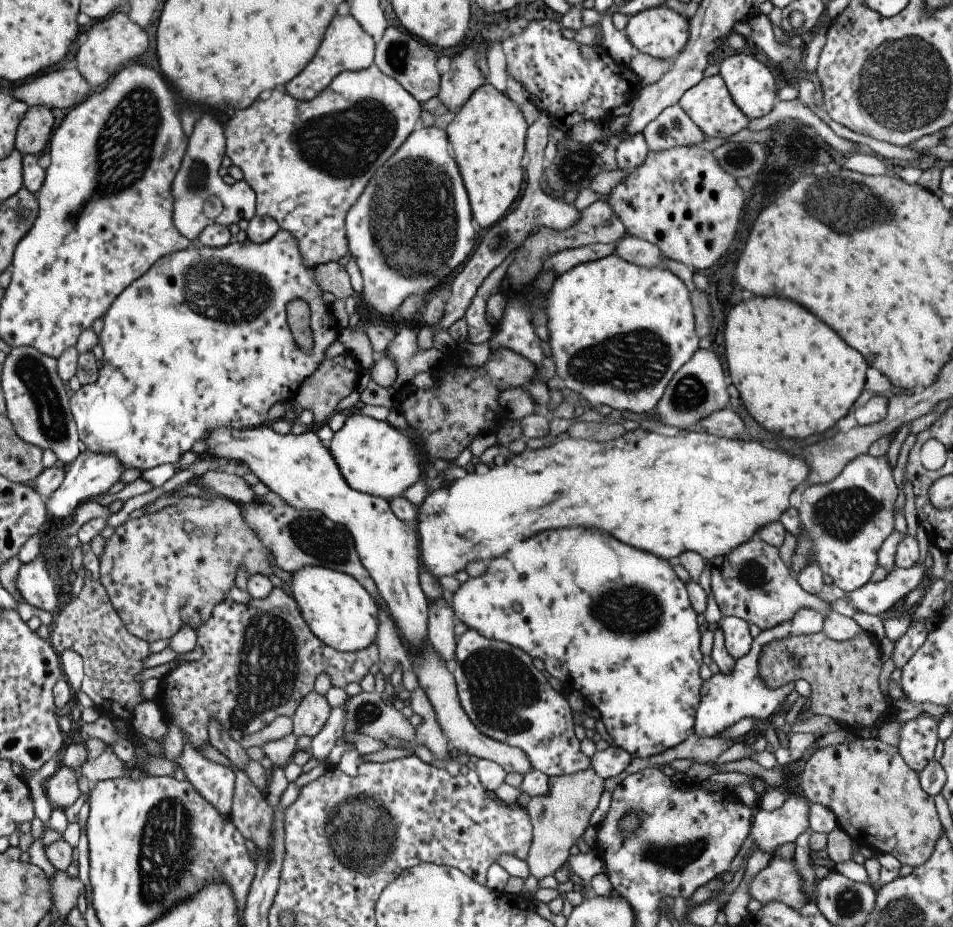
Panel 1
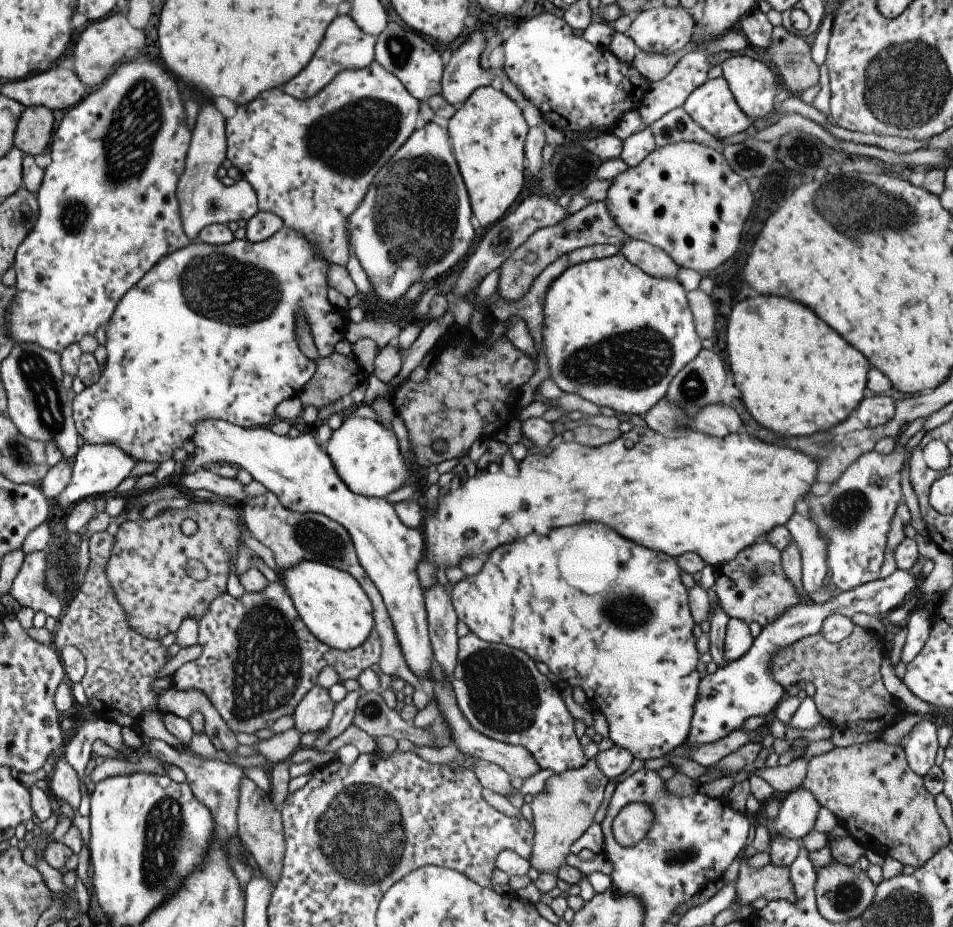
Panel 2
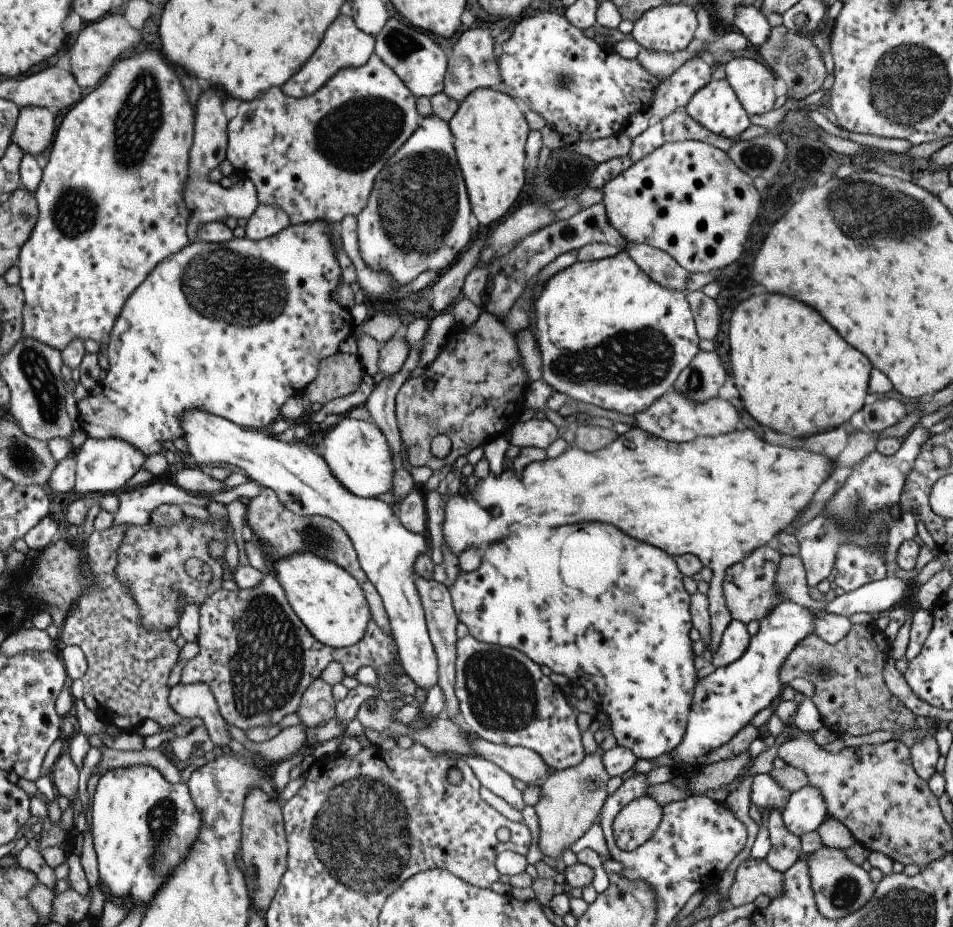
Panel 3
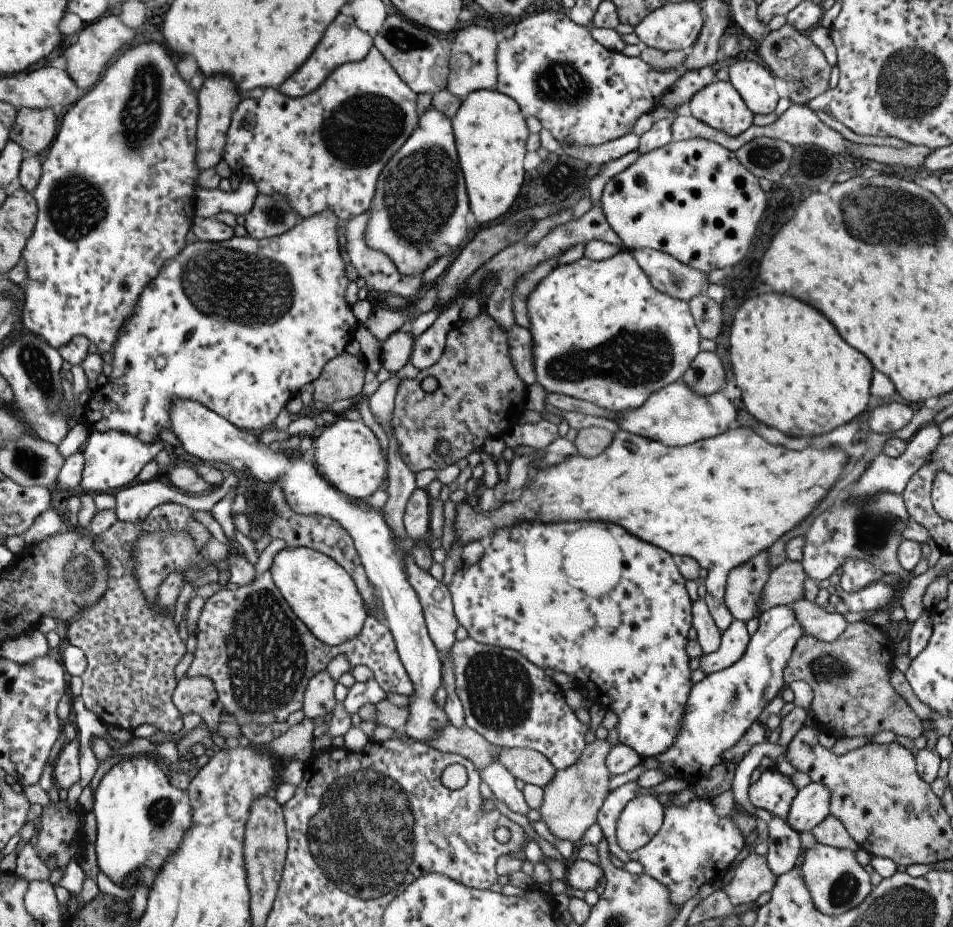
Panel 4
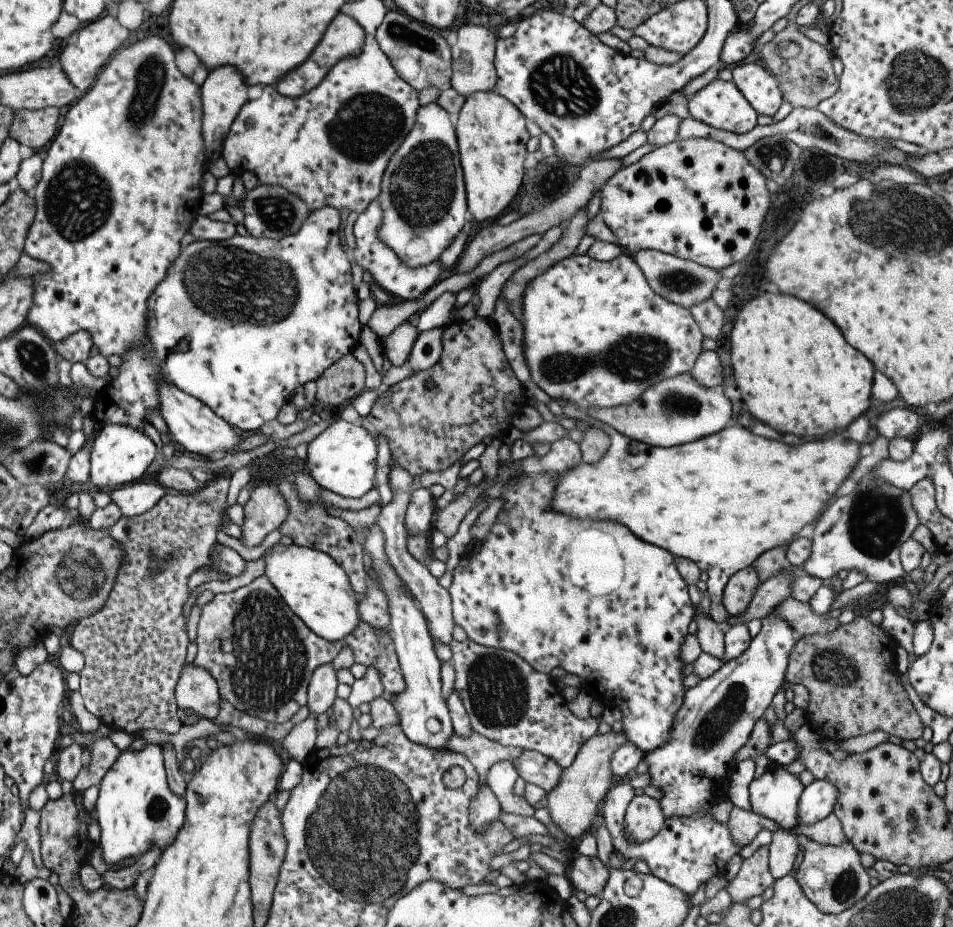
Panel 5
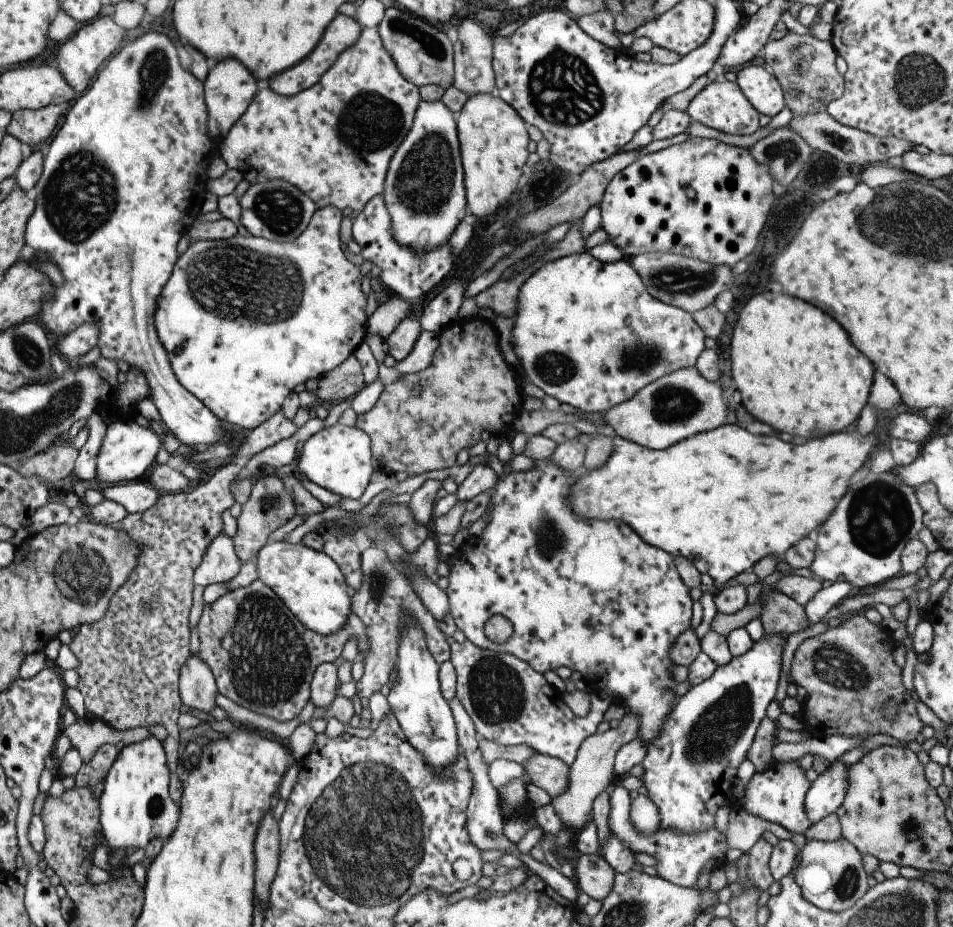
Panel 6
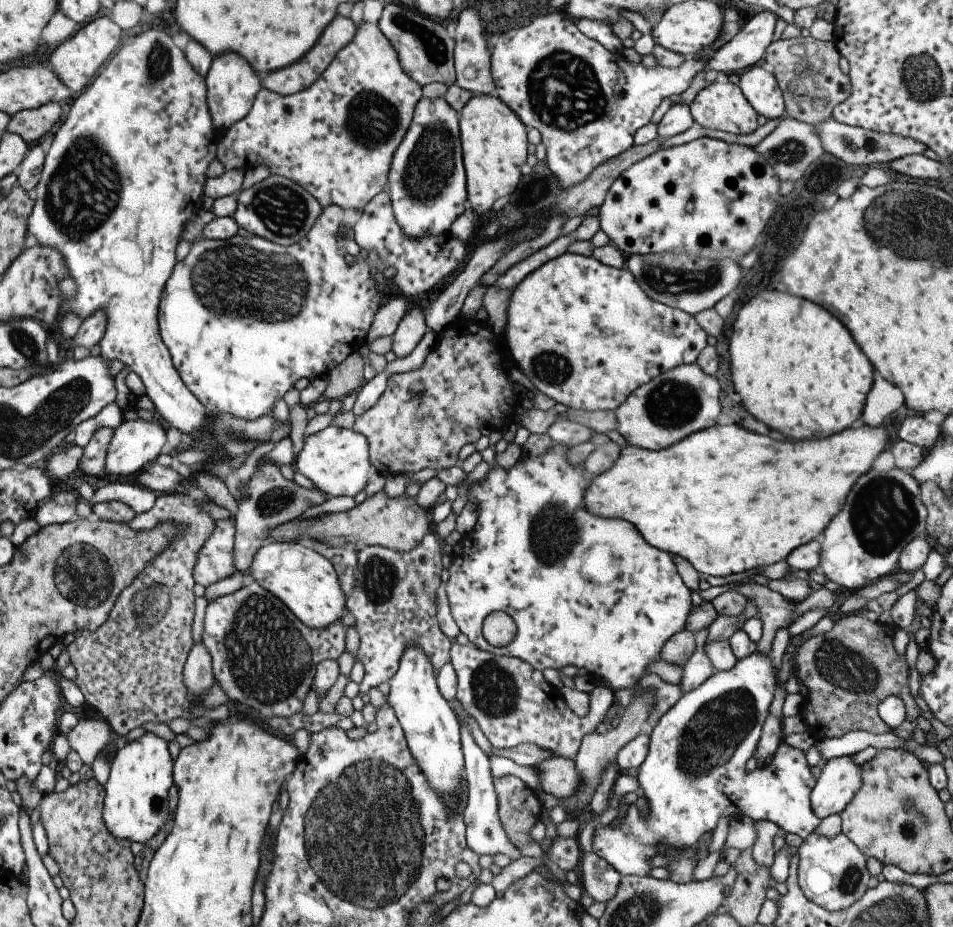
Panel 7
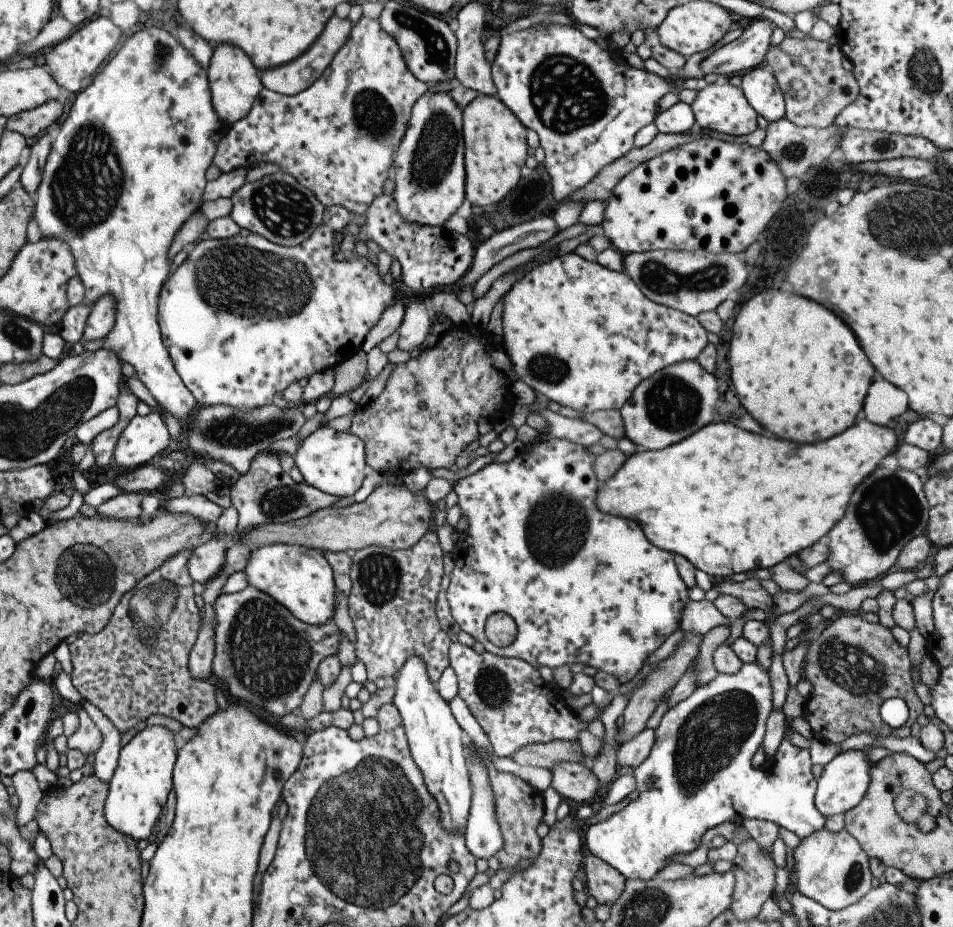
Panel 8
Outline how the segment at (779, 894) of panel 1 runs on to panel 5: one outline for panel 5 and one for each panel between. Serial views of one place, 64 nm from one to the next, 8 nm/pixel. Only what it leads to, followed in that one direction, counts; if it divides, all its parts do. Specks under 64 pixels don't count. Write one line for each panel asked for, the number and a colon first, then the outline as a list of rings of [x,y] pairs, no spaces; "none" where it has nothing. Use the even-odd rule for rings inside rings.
2: [[[745,862],[739,868],[735,880],[735,900],[739,906],[753,904],[755,898],[771,900],[795,900],[793,884],[789,880],[789,868],[777,868],[773,864],[761,868],[749,868]]]
3: [[[743,858],[737,862],[735,868],[735,880],[727,894],[729,906],[735,908],[753,902],[759,894],[773,900],[777,894],[783,892],[783,874],[773,870],[765,860]]]
4: [[[751,852],[735,868],[731,882],[725,886],[725,894],[729,896],[733,906],[739,906],[745,902],[755,902],[763,892],[771,892],[775,882],[777,878],[769,870],[767,858]]]
5: [[[761,846],[743,860],[737,876],[727,882],[725,890],[733,902],[743,904],[753,896],[761,896],[765,888],[773,886],[773,882],[775,878],[769,872],[769,846]]]

